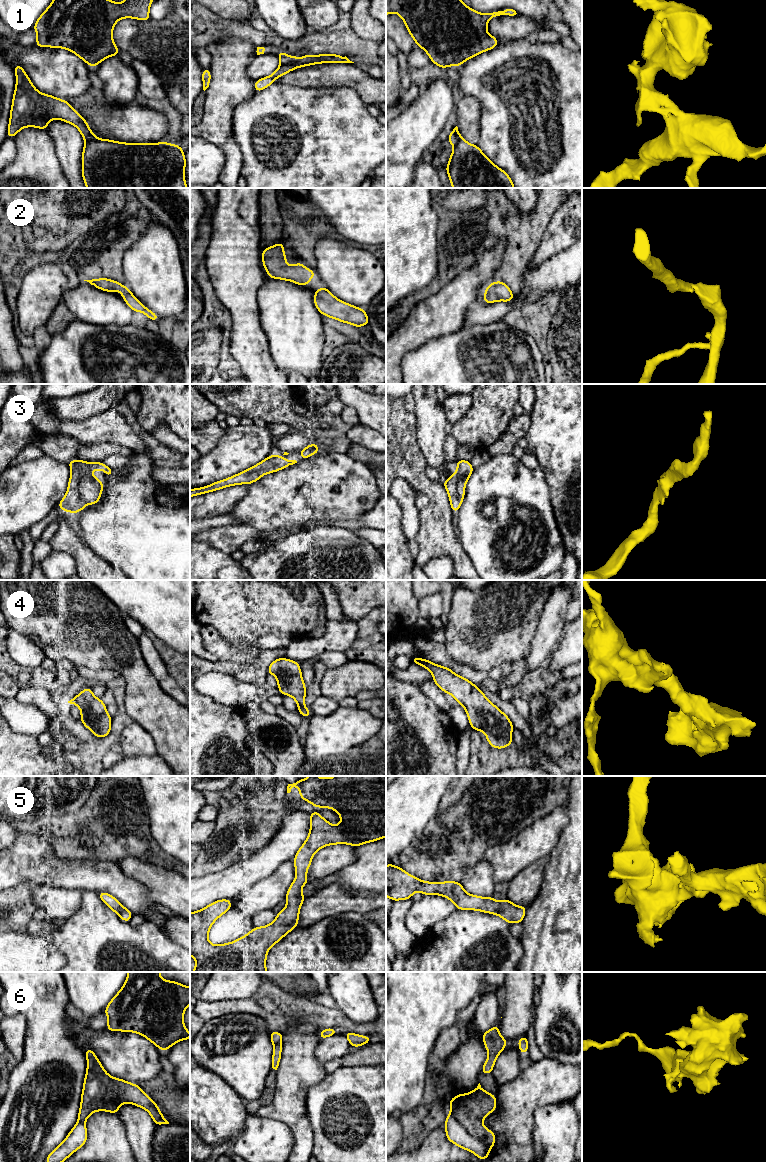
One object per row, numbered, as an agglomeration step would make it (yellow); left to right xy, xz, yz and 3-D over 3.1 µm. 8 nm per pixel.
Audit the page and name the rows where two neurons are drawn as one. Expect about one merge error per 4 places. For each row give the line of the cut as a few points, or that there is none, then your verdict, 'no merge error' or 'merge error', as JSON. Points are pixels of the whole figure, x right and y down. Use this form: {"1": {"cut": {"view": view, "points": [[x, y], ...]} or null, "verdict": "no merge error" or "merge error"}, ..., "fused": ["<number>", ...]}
{"1": {"cut": {"view": "xz", "points": [[299, 59], [294, 62], [281, 64]]}, "verdict": "merge error"}, "2": {"cut": null, "verdict": "no merge error"}, "3": {"cut": null, "verdict": "no merge error"}, "4": {"cut": null, "verdict": "no merge error"}, "5": {"cut": null, "verdict": "no merge error"}, "6": {"cut": {"view": "yz", "points": [[450, 1113], [470, 1134], [483, 1140], [490, 1147]]}, "verdict": "merge error"}, "fused": ["1", "6"]}

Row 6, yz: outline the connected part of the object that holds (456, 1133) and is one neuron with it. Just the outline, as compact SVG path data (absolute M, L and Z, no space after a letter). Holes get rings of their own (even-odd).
M451 1113L447 1114L444 1128L449 1142L472 1152L481 1160L488 1158L491 1147L484 1141L470 1135Z

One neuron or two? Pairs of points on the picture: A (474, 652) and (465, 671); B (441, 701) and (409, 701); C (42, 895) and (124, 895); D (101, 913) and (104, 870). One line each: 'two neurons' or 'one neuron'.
A: two neurons
B: two neurons
C: two neurons
D: two neurons

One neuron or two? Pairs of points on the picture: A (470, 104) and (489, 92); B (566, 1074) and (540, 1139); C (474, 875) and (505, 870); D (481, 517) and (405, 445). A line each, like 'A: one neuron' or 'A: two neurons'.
A: two neurons
B: two neurons
C: two neurons
D: two neurons

